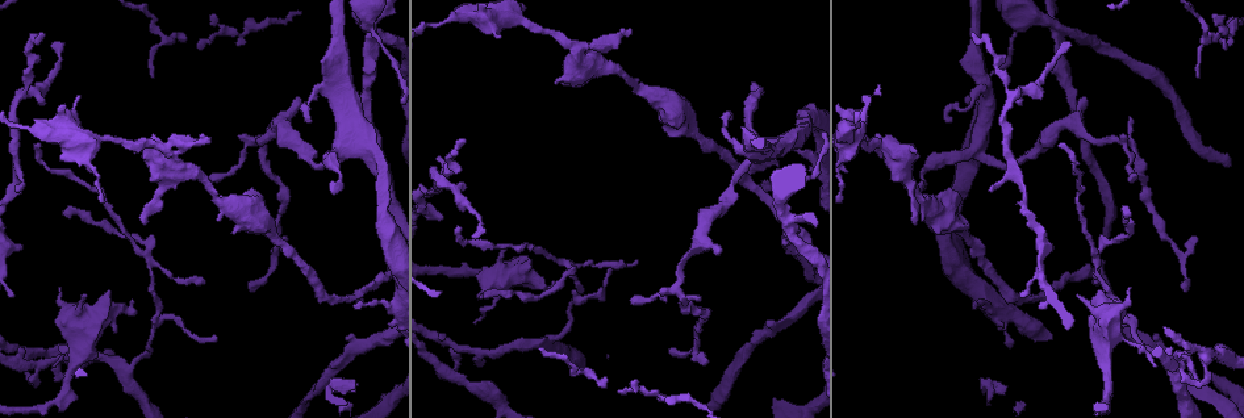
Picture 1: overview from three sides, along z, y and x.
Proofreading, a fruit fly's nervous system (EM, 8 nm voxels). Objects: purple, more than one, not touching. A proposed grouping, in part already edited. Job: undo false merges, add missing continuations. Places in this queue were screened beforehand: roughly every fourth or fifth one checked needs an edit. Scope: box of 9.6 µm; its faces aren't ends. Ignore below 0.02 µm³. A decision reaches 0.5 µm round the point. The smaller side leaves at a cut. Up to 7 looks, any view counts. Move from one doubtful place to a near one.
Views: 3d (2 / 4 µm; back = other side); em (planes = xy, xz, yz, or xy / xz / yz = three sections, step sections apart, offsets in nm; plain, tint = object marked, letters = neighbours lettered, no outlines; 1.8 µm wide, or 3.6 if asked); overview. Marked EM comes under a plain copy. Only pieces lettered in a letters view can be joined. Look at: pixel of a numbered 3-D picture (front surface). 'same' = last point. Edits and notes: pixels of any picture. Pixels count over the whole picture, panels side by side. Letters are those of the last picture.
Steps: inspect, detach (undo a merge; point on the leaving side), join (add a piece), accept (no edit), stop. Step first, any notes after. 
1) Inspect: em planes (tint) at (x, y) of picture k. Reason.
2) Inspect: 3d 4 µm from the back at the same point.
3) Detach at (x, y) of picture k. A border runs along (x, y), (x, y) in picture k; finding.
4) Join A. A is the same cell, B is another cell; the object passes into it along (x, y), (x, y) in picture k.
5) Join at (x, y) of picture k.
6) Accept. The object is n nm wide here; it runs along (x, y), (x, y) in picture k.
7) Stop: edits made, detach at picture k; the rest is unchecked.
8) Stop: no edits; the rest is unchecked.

Inspect: 3d 4 µm from the back at (1063, 28) of picture 1. Looks like a crossing.

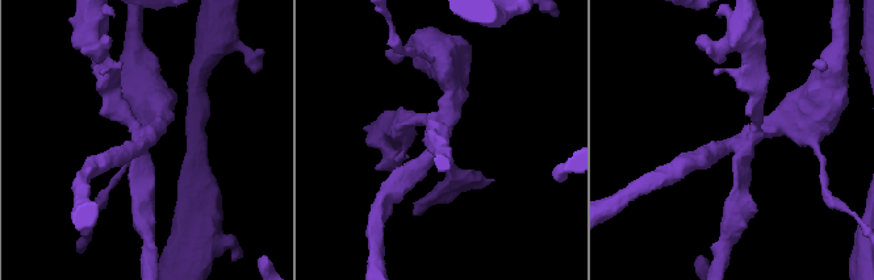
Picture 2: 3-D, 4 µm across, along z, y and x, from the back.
Inspect: em yz step 16 (tint) at (145, 141) of picture 2. Now the EM.

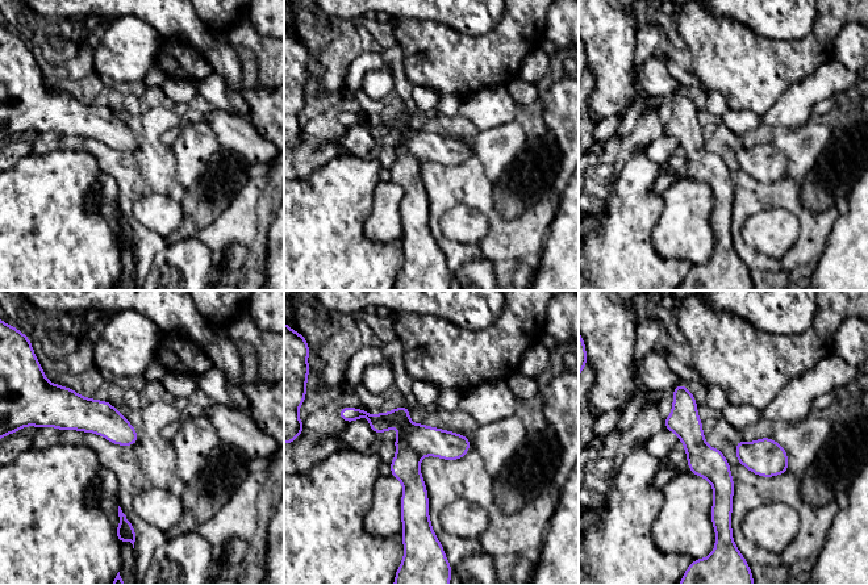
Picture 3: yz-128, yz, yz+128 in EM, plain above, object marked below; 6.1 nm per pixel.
Inspect: em xy step 8 (letters) at the same point.

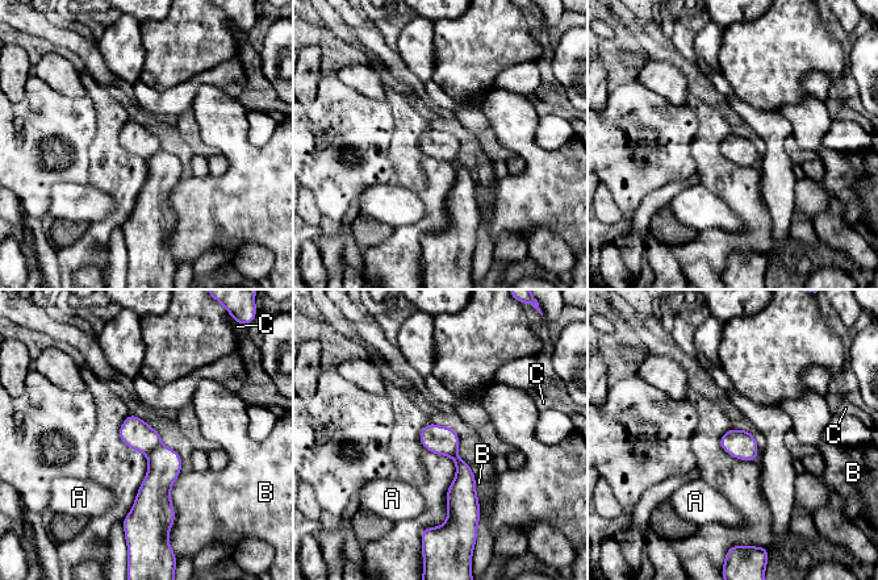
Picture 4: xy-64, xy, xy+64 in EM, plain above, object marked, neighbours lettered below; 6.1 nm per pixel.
Detach at (137, 434) of picture 4. A, B and C are other cells; a second neuron is stuck on.

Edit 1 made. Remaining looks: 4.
Inspect: em planes (letters) at (913, 223) of picture 1. An open end.

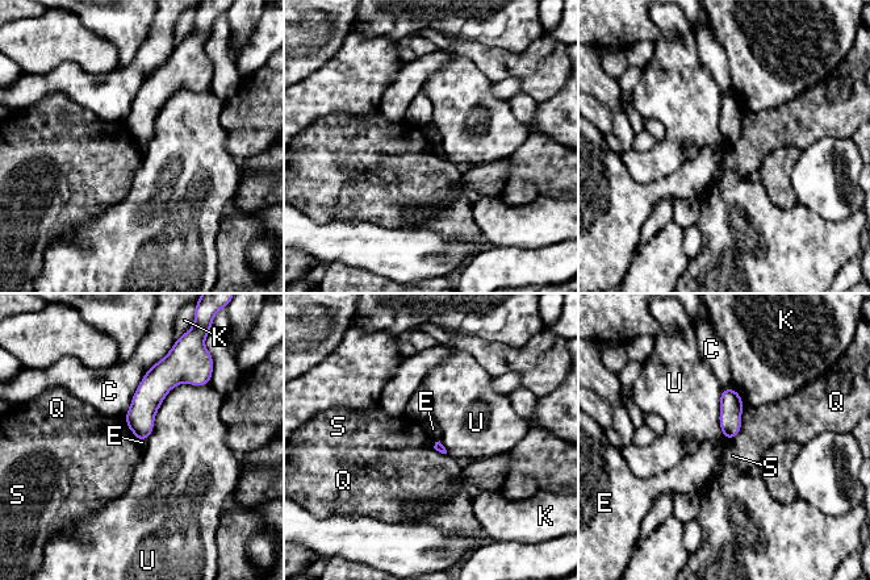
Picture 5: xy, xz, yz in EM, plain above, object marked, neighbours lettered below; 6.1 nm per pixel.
Accept. C, E, K, Q, S and U are other cells; a border runs along (126, 426), (138, 441) in picture 5; none of them fits.

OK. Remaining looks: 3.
Inspect: 3d 2 µm at (36, 144) of picture 1. End of a long branch.

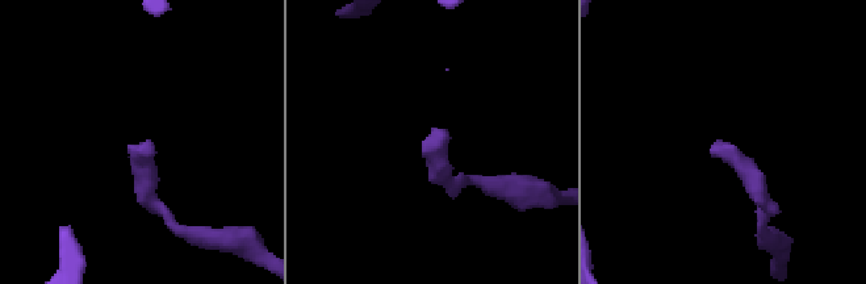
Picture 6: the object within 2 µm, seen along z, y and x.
Inspect: em 3.6 µm planes (letters) at (712, 149) of picture 6.

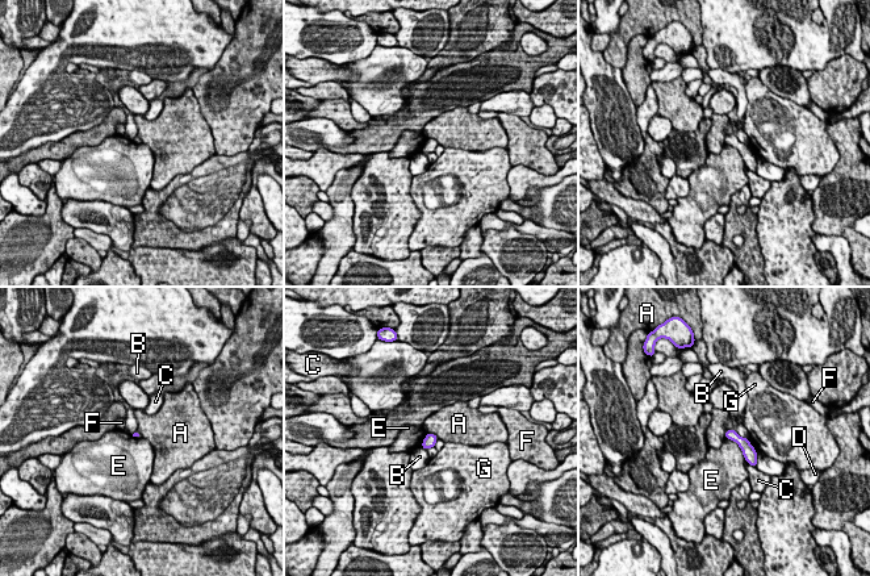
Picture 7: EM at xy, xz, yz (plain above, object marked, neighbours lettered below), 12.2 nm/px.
Accept. A, B, C, D, E, F and G are other cells; none of them fits.

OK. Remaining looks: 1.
Stop: edits made, detach at picture 4; the rest is unchecked.

